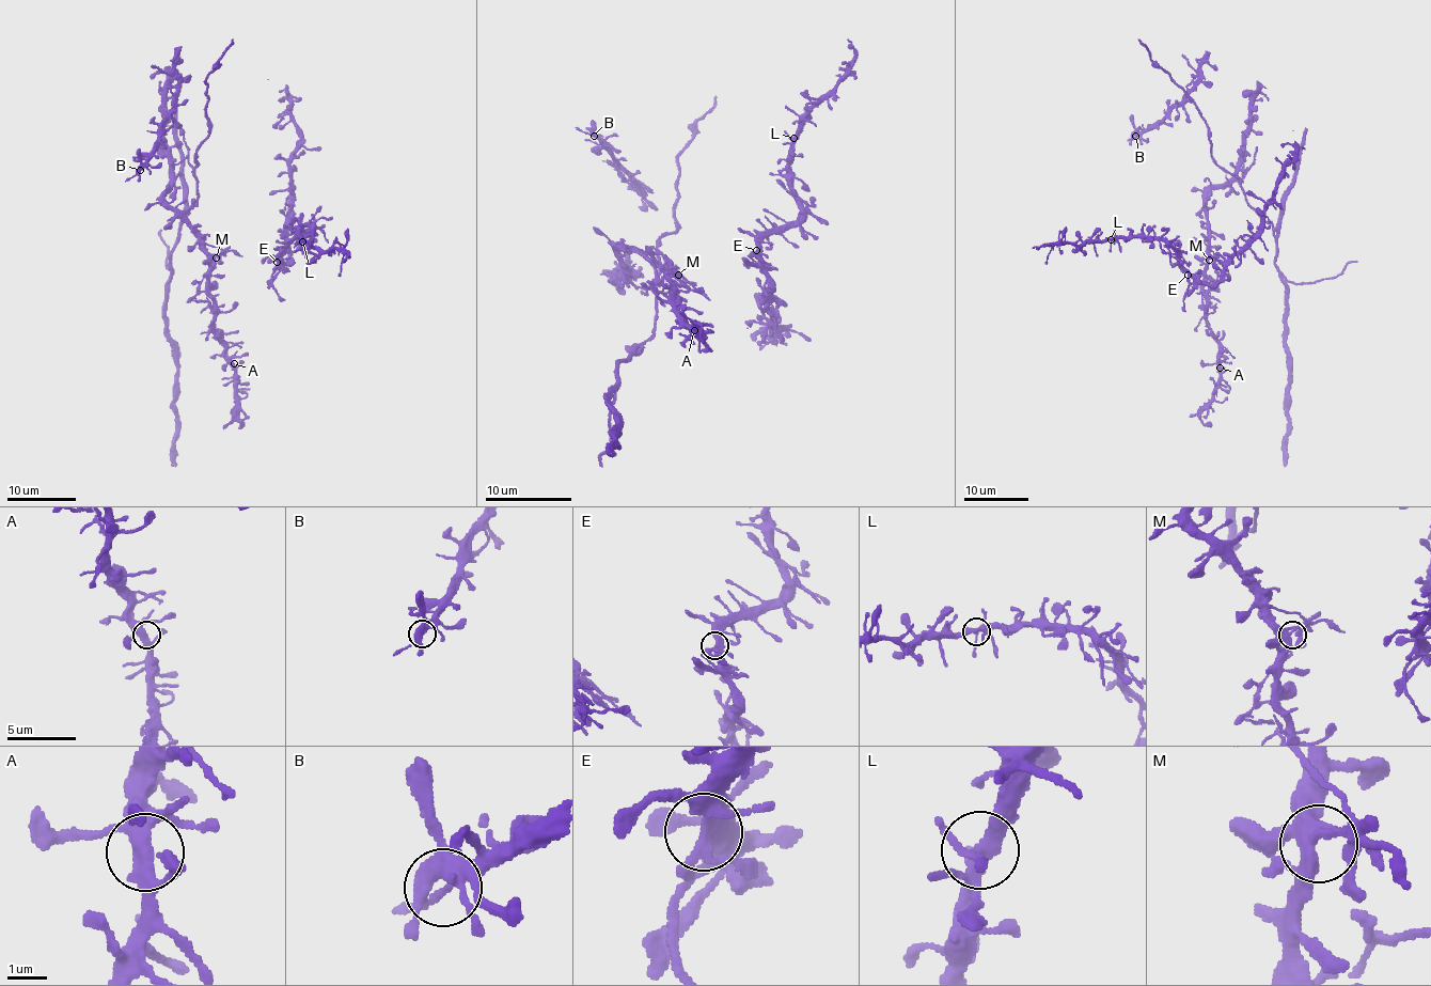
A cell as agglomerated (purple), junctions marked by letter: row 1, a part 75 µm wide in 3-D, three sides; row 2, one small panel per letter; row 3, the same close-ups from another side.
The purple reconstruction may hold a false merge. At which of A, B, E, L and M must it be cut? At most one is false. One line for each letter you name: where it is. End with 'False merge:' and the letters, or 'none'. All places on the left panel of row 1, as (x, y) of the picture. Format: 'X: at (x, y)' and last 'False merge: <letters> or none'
False merge: none

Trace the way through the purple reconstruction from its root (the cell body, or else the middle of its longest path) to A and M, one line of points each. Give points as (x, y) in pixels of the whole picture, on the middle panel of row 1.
A: (622, 262), (620, 249), (672, 271), (667, 282), (674, 290), (673, 302), (685, 325), (694, 330)
M: (622, 262), (620, 249), (642, 254), (678, 275)

